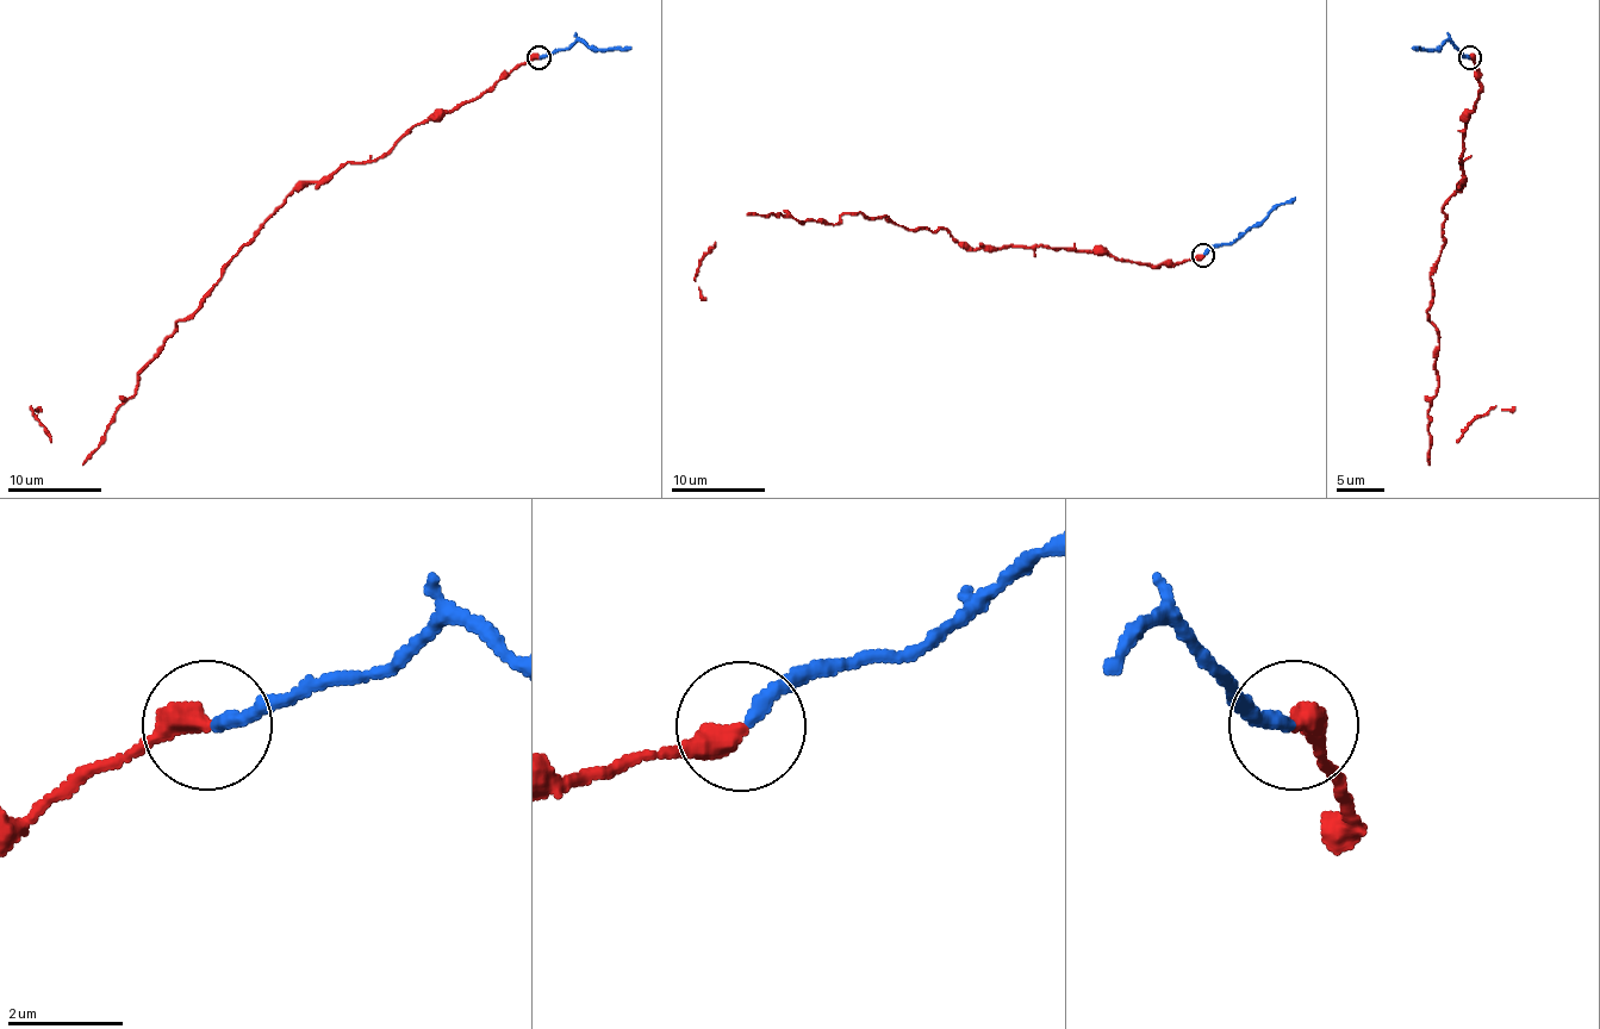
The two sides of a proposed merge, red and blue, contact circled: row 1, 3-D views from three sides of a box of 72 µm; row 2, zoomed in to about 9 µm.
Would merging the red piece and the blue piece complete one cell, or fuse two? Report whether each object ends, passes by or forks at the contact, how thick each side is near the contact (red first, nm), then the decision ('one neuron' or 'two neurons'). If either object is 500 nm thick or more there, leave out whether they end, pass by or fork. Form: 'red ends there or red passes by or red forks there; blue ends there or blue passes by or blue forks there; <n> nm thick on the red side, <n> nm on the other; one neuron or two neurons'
red ends there; blue ends there; 440 nm thick on the red side, 240 nm on the other; two neurons

